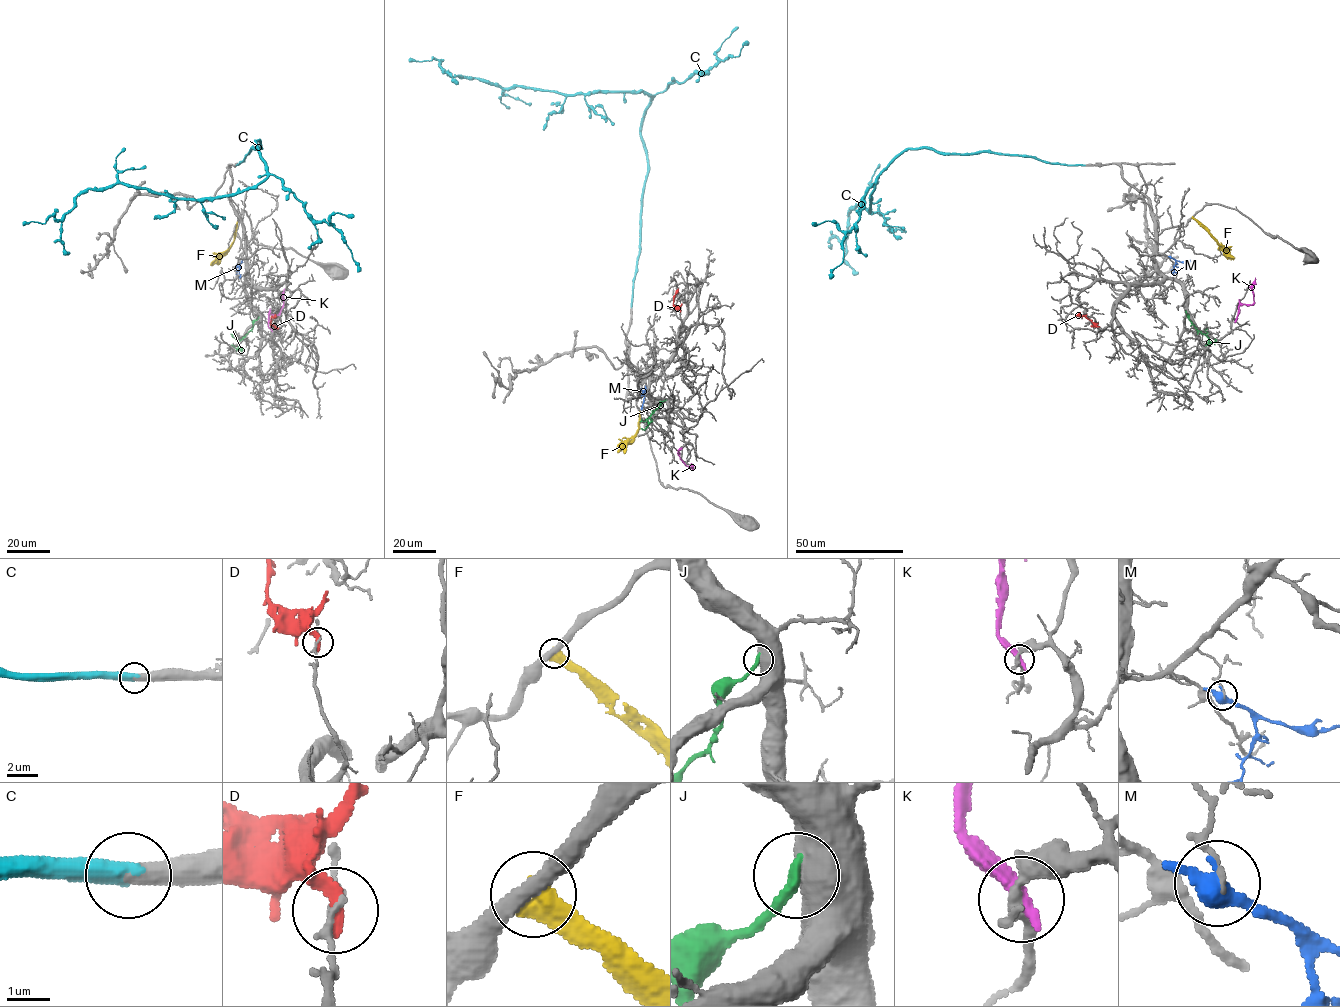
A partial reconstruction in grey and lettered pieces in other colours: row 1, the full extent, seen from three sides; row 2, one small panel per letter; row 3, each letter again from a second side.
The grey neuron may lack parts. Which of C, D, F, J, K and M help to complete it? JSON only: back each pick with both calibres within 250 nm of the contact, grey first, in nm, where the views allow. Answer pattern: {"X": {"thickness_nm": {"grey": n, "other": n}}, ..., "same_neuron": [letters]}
{"C": {"thickness_nm": {"grey": 440, "other": 480}}, "same_neuron": ["C"]}

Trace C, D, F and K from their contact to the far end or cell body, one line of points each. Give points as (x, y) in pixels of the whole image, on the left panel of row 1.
C: (236, 165), (258, 140), (267, 175), (235, 193), (180, 198), (115, 183), (82, 190), (60, 219), (23, 224)
D: (277, 329), (270, 319), (276, 317)
F: (237, 222), (232, 245), (210, 265)
K: (271, 330), (269, 315), (279, 313), (284, 288)

